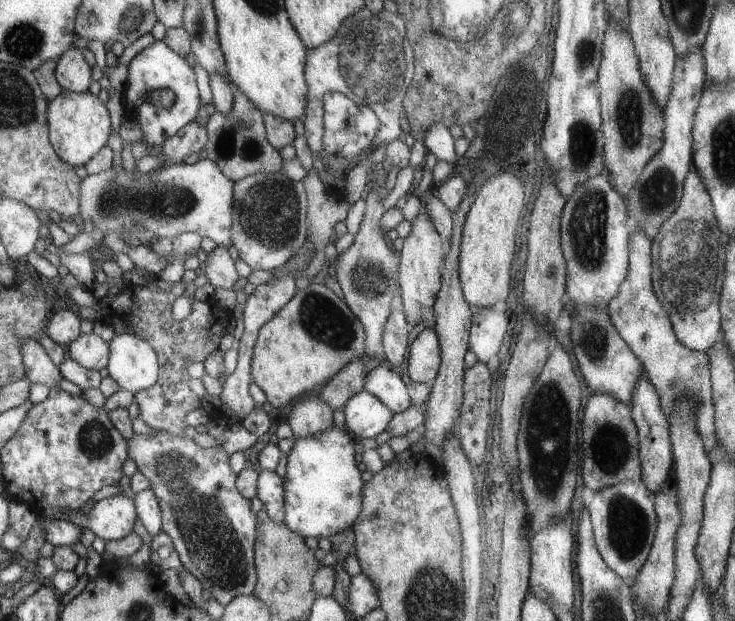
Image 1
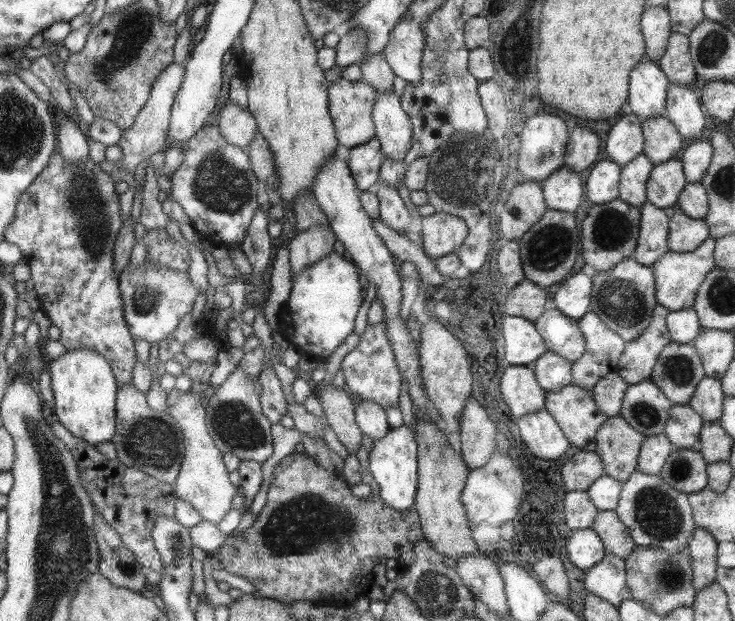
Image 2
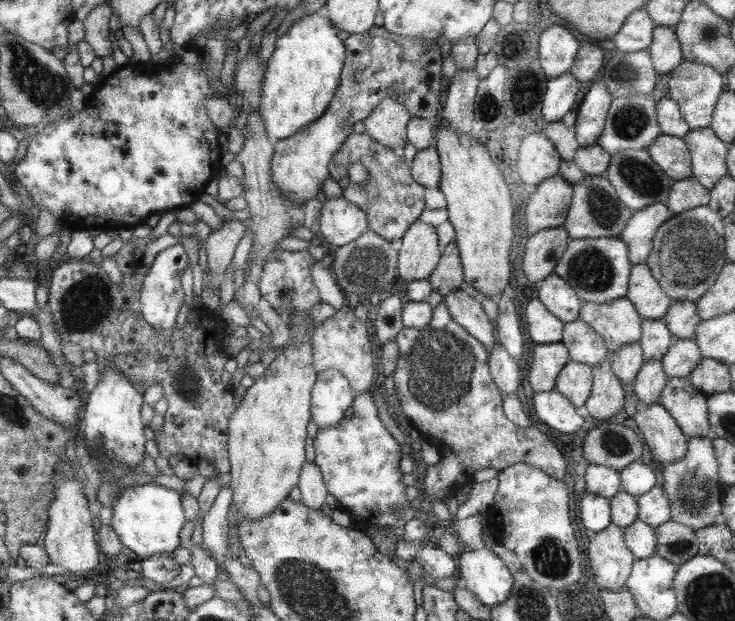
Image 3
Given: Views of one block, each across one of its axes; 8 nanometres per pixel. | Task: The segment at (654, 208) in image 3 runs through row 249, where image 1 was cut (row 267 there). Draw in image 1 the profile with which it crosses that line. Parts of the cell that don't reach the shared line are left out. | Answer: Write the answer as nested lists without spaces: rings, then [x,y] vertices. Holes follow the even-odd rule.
[[[635,230],[629,238],[629,270],[624,282],[619,287],[618,294],[608,302],[608,309],[612,324],[616,326],[622,338],[633,349],[642,361],[644,376],[656,388],[662,403],[662,410],[666,418],[674,408],[674,402],[680,396],[690,396],[698,400],[698,408],[694,410],[696,416],[696,430],[702,437],[706,452],[717,447],[716,435],[716,405],[713,400],[712,362],[708,352],[690,350],[678,340],[673,329],[673,321],[666,314],[665,307],[658,300],[653,285],[653,238],[644,230]]]

